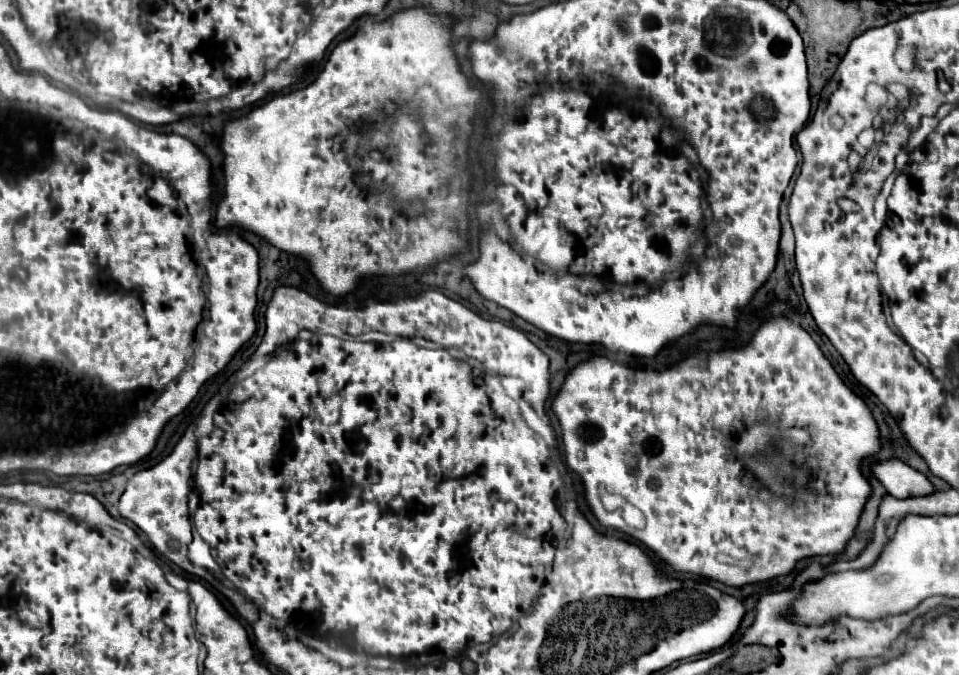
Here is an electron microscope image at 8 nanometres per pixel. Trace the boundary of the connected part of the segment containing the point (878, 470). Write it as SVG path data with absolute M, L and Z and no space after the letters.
M900 459L876 463L872 467L872 473L880 479L886 491L898 499L908 499L910 495L928 495L930 491L936 491L936 487L924 473L912 469Z

